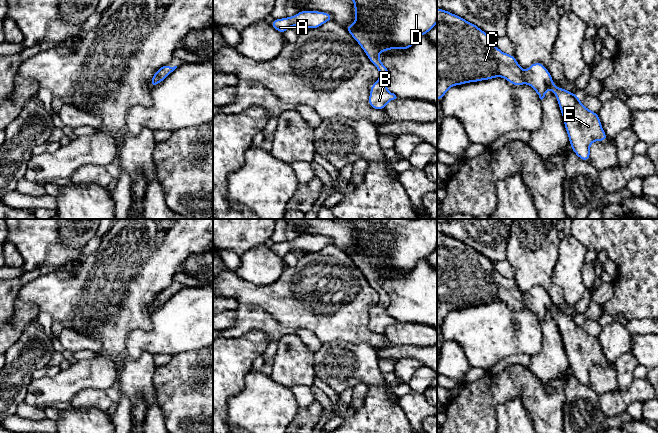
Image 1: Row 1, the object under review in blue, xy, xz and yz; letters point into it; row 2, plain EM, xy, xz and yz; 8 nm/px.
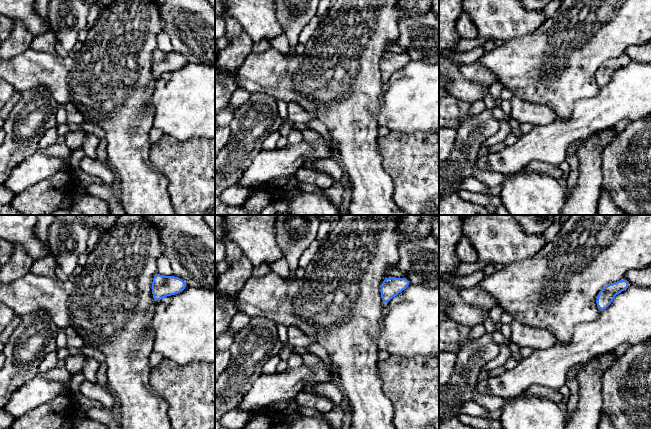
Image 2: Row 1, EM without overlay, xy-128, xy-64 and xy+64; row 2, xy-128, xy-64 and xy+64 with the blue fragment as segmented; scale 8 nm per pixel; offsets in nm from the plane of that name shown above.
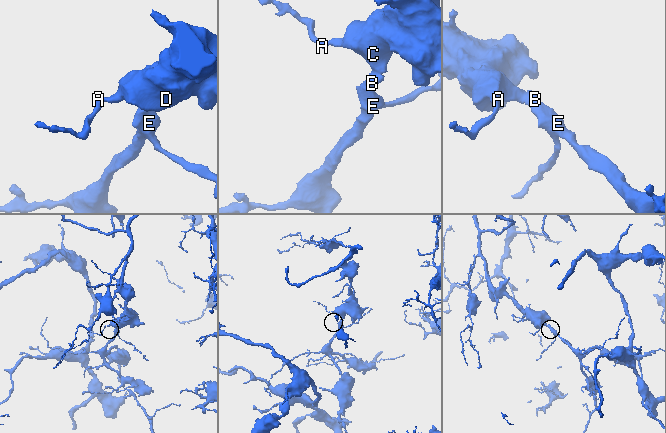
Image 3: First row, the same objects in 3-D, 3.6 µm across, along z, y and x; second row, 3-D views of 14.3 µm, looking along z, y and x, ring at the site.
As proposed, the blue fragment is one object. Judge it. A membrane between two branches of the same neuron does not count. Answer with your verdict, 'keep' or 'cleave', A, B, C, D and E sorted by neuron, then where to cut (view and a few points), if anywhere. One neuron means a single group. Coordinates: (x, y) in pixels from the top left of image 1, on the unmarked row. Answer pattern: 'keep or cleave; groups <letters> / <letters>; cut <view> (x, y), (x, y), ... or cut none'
keep; groups A B C D E; cut none

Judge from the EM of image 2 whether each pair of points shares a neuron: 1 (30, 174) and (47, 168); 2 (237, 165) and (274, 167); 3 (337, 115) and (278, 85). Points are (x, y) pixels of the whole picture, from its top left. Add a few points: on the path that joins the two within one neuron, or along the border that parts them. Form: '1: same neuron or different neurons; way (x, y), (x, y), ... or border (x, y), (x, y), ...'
1: same neuron; way (34, 170), (36, 168), (43, 168)
2: different neurons; border (261, 149), (237, 184)
3: same neuron; way (322, 100), (307, 85), (293, 85)

